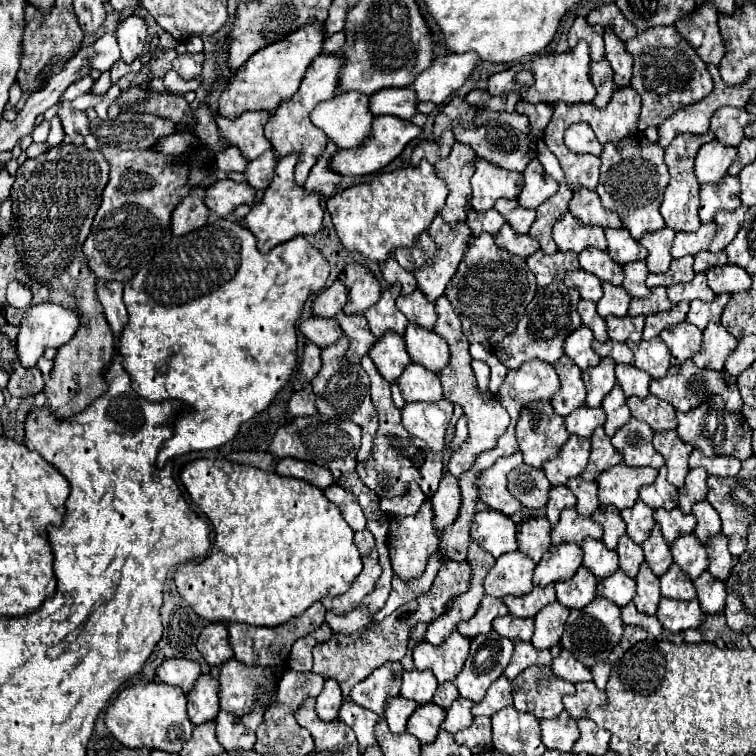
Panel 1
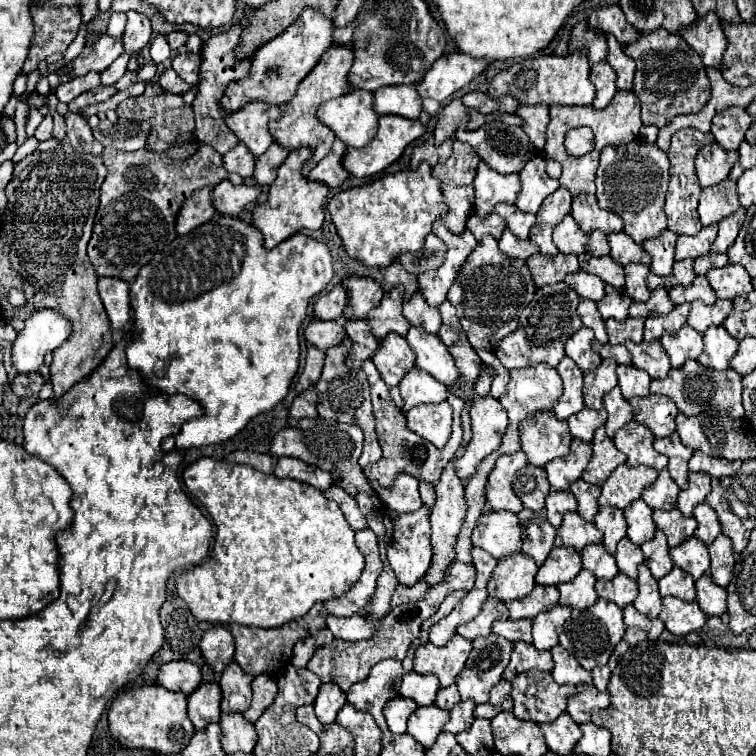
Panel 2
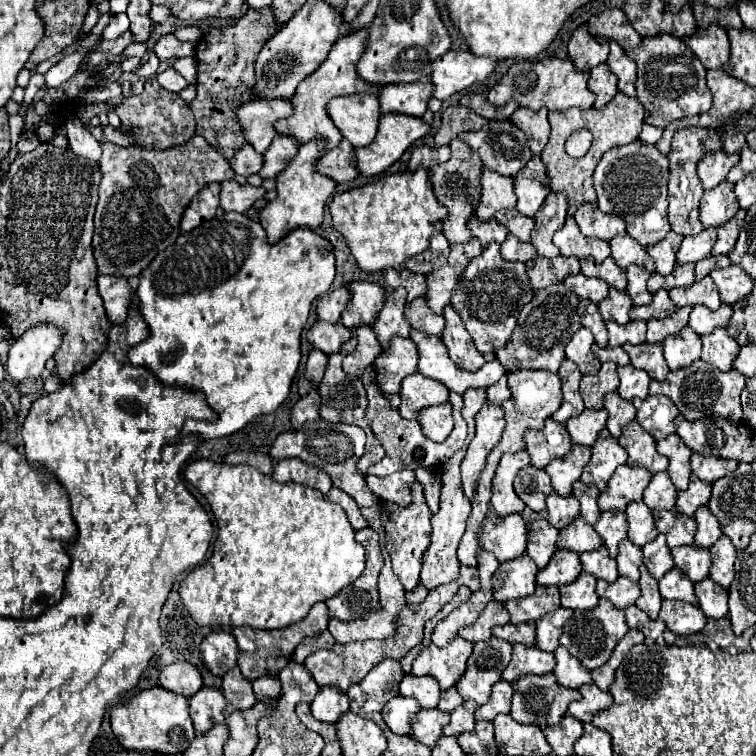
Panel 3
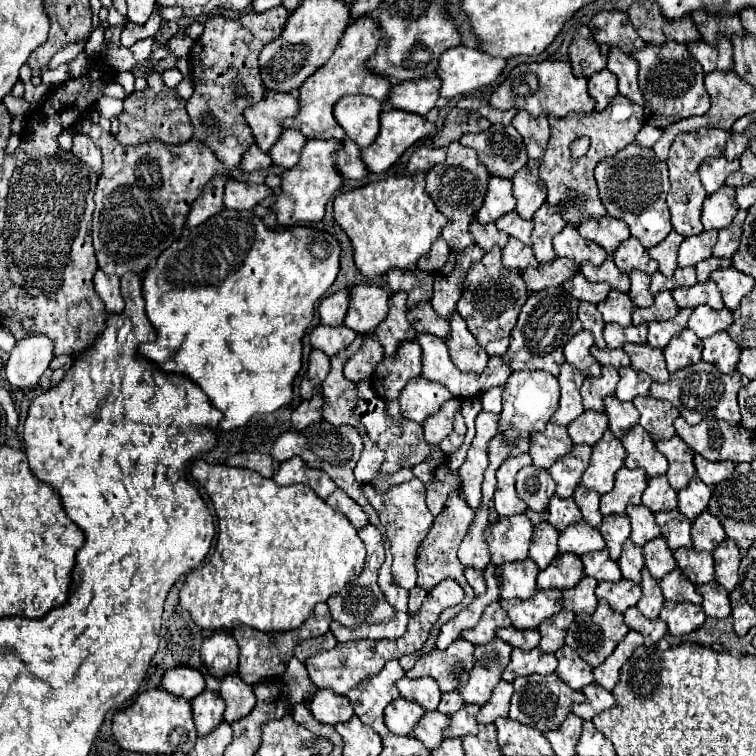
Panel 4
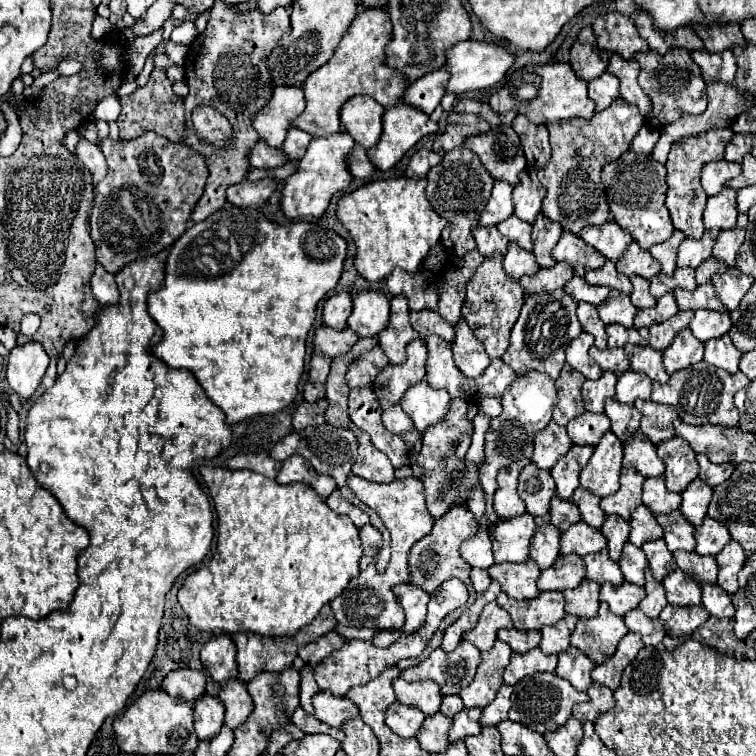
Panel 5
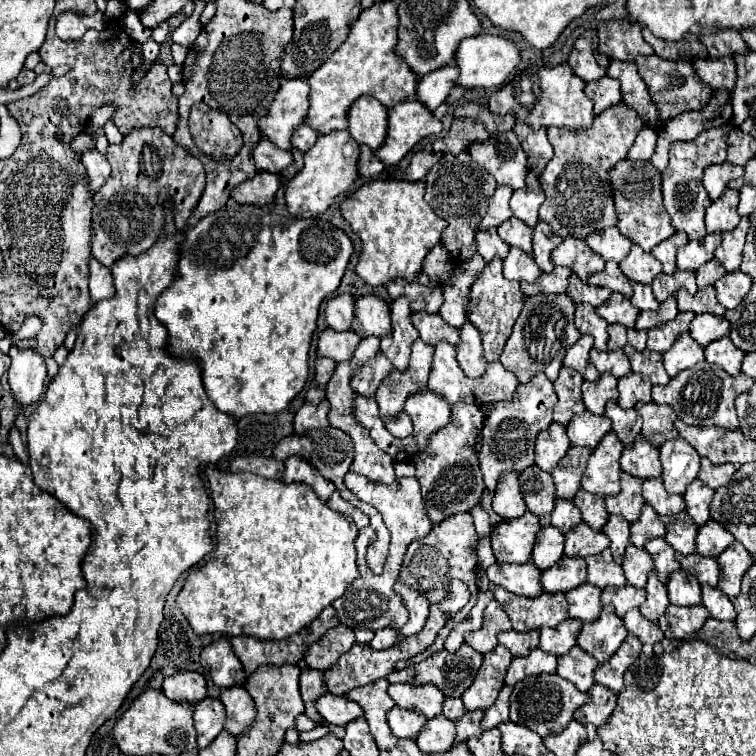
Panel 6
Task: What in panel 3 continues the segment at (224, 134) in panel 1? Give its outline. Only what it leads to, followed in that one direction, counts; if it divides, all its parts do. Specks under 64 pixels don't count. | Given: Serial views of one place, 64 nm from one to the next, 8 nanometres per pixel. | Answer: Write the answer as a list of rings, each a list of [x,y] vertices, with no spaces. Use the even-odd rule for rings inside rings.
[[[250,100],[244,102],[236,116],[244,138],[258,154],[264,154],[274,140],[274,122],[280,118],[288,118],[292,114],[290,100]]]

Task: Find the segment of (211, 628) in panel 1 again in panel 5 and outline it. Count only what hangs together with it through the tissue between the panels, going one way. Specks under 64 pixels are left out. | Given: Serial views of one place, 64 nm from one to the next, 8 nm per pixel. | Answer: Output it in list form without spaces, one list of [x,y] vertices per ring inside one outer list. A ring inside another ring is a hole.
[[[218,634],[208,640],[202,648],[202,664],[210,672],[216,682],[226,682],[228,678],[236,678],[236,646],[230,634]]]

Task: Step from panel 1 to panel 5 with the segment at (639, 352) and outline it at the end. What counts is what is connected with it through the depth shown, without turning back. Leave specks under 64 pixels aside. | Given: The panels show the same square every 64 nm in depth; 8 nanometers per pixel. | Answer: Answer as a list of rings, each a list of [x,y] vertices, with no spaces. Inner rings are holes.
[[[626,344],[624,352],[630,358],[632,370],[644,372],[652,382],[660,382],[660,384],[668,382],[668,374],[666,374],[666,368],[662,364],[662,352],[660,350],[654,350],[650,346]]]

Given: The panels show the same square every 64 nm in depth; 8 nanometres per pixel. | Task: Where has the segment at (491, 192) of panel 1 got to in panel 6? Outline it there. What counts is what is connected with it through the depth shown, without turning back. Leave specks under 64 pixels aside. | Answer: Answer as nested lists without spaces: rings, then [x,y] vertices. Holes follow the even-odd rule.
[[[498,186],[494,196],[490,198],[490,206],[488,212],[484,214],[482,222],[480,222],[480,230],[488,230],[488,228],[498,228],[498,224],[502,224],[504,220],[508,220],[512,216],[510,210],[510,196],[512,196],[512,188],[508,186]]]

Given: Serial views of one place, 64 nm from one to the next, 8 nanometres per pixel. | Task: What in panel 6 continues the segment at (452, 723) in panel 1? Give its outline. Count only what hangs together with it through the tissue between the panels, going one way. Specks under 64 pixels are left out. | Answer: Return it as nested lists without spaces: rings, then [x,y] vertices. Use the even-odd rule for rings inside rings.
[[[482,710],[464,712],[464,716],[456,720],[456,744],[468,740],[470,736],[480,736],[482,734],[480,720],[482,720]]]

